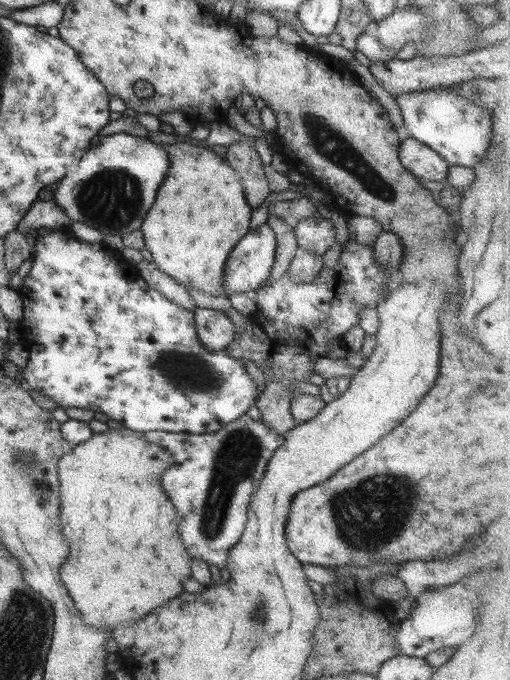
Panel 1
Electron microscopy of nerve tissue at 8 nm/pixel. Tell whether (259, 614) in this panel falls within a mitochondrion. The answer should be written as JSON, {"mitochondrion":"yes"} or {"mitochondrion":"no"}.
{"mitochondrion":"yes"}

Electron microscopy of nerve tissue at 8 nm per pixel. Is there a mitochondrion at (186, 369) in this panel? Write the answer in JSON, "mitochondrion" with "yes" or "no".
{"mitochondrion":"yes"}

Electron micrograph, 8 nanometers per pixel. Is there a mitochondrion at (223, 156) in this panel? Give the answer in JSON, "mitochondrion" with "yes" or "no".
{"mitochondrion":"no"}

